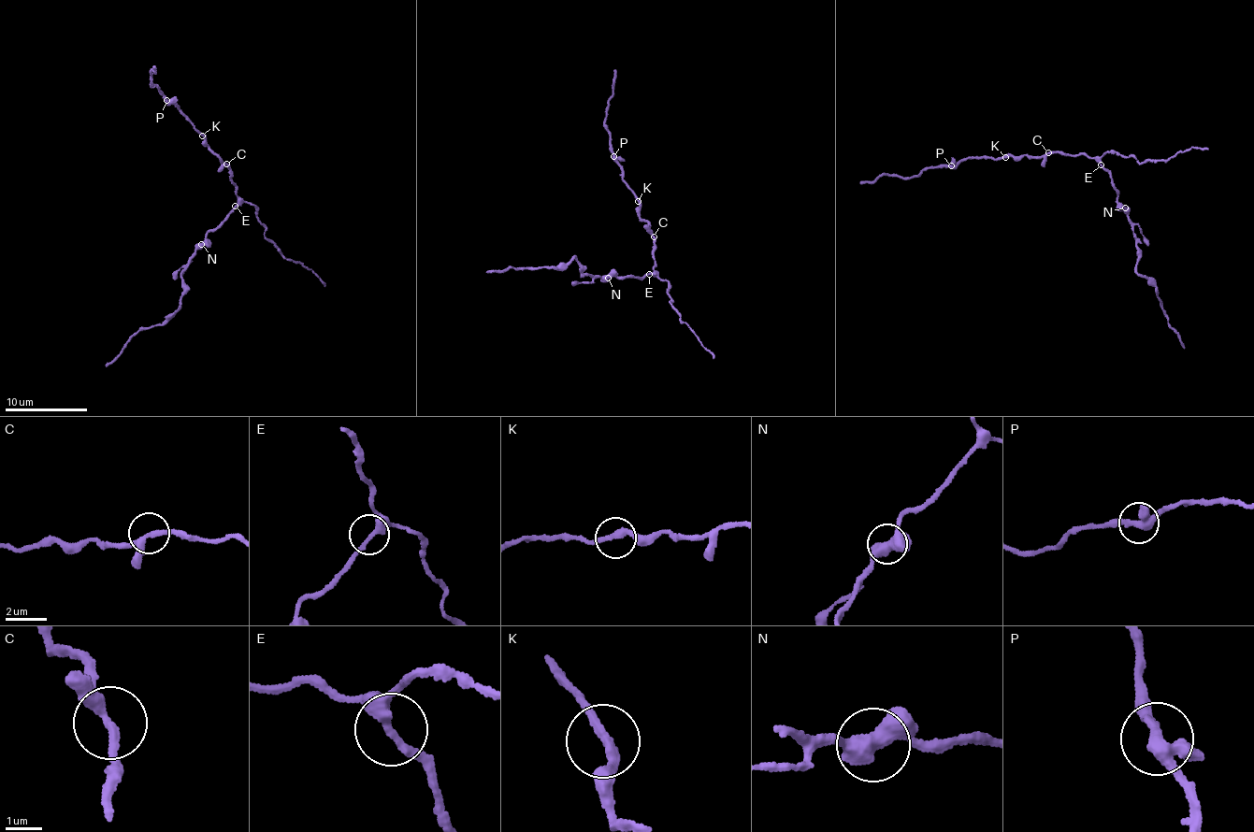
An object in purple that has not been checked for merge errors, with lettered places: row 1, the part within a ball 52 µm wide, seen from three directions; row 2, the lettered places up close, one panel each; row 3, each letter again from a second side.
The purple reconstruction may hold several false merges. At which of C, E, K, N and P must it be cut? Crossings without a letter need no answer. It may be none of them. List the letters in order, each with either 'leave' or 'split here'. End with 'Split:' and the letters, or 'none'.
C: leave
E: leave
K: leave
N: leave
P: leave
Split: none

